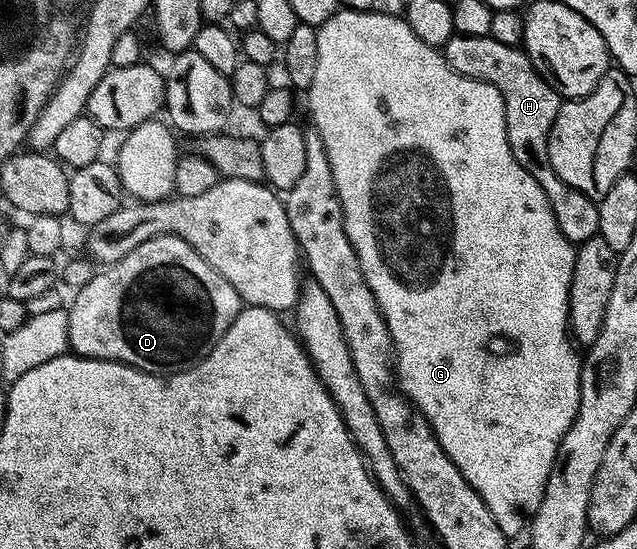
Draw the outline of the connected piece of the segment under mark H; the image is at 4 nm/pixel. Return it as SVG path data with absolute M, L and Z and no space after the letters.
M454 33L443 48L447 64L455 72L468 78L478 78L481 82L499 88L499 96L503 96L505 105L505 123L507 124L507 140L511 144L511 152L519 164L543 188L547 200L551 204L551 212L555 212L555 220L559 224L559 232L567 236L567 240L580 244L598 237L599 205L594 199L583 196L575 188L563 184L559 176L555 176L555 168L551 168L551 156L547 152L551 124L555 124L555 116L562 104L562 97L553 89L553 85L533 67L533 62L524 49L507 44L499 44L494 38L476 38Z

